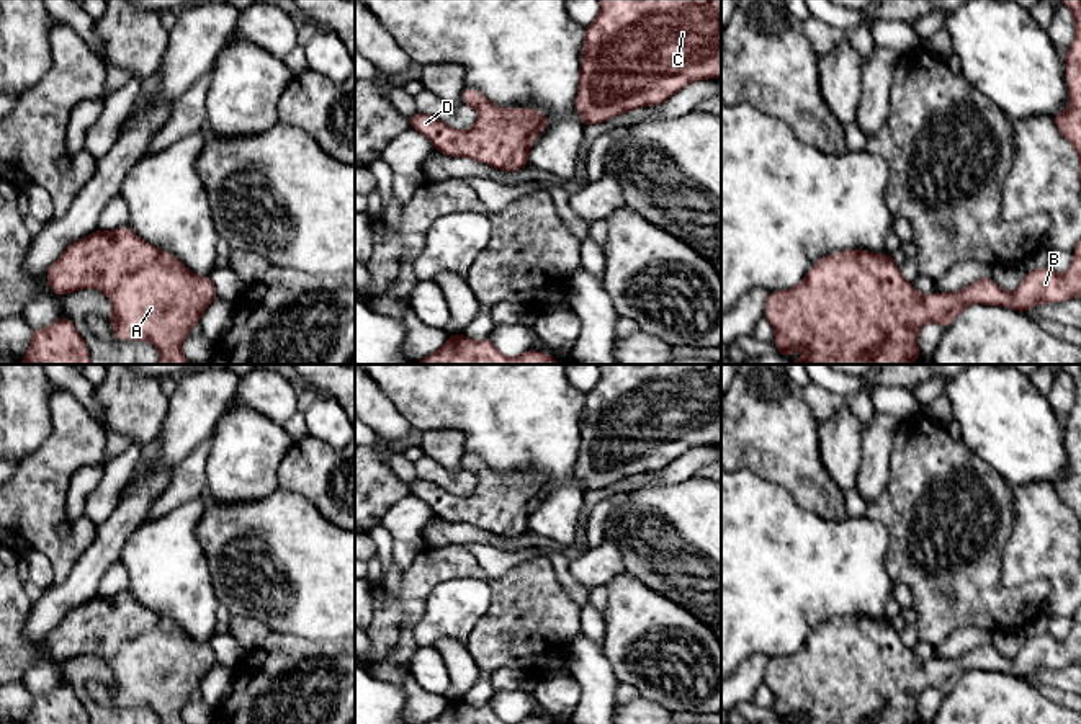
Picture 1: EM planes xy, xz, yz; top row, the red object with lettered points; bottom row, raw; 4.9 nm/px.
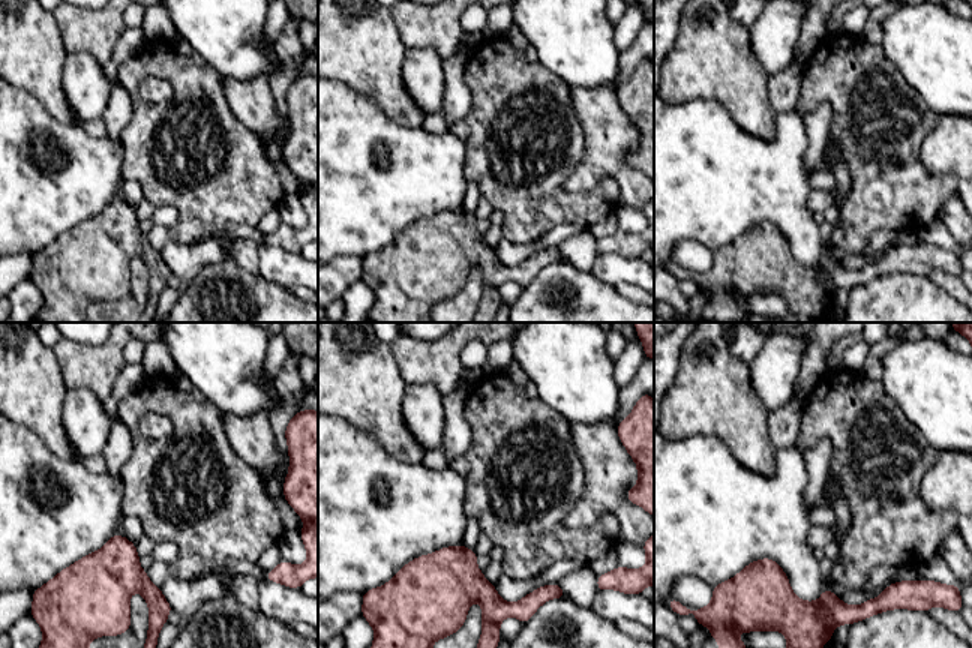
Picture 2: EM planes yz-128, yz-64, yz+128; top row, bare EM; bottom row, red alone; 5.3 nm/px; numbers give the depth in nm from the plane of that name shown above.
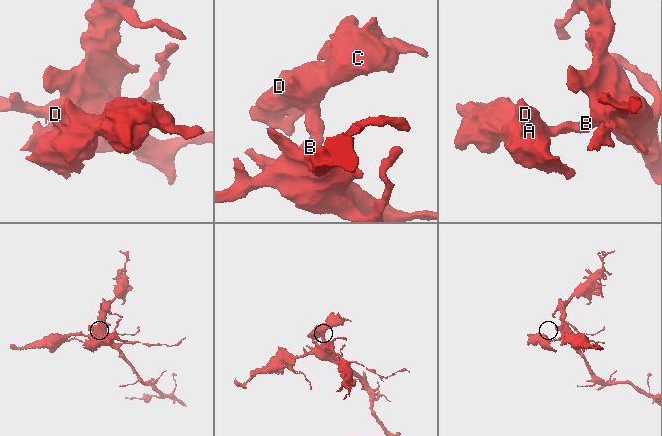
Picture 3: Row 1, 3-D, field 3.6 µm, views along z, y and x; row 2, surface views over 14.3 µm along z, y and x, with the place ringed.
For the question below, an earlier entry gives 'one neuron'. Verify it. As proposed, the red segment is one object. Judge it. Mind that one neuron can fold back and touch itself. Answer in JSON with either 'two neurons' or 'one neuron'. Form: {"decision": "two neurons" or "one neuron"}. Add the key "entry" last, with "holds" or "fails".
{"decision": "one neuron", "entry": "holds"}

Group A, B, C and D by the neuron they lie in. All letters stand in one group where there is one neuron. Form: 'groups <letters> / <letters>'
groups A B C D

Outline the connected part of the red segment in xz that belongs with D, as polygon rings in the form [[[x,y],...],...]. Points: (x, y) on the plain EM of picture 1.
[[[464,454],[461,467],[478,477],[478,485],[473,495],[453,495],[442,485],[427,479],[415,479],[409,485],[409,494],[425,500],[433,510],[435,518],[443,521],[473,525],[504,538],[515,538],[530,533],[528,516],[536,508],[538,498],[551,490],[549,484],[535,474],[497,474],[476,454]]]

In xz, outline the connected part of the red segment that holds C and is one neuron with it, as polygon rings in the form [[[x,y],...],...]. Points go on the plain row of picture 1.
[[[599,364],[600,379],[585,394],[576,476],[584,492],[636,474],[662,471],[695,446],[721,443],[721,364]]]

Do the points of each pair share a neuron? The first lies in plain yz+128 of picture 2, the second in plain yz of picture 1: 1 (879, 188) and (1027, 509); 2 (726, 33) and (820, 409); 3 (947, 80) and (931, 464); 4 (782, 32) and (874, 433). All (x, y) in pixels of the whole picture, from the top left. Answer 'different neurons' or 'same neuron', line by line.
1: different neurons
2: different neurons
3: different neurons
4: different neurons

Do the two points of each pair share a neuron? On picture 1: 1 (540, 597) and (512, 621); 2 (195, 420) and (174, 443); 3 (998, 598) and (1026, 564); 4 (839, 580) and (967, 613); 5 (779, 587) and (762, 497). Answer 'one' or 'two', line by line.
1: one
2: one
3: two
4: two
5: one

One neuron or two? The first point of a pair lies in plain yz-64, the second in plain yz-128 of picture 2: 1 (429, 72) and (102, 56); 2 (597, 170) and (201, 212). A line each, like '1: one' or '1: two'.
1: two
2: two

